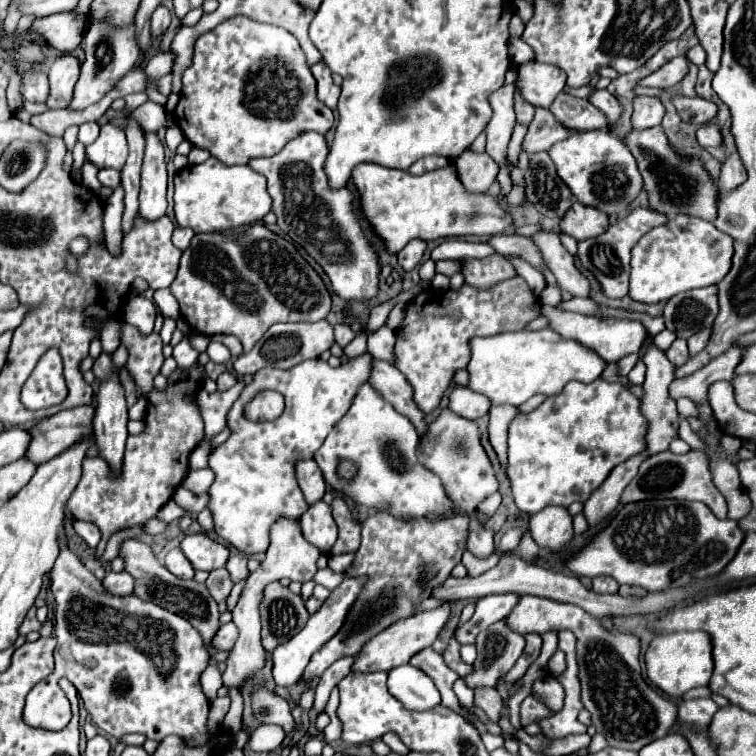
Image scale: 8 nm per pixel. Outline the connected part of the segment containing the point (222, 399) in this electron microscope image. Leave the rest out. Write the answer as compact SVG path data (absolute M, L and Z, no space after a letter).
M239 380L233 388L225 390L225 392L213 392L209 394L205 388L199 388L193 396L193 402L197 402L197 408L201 410L203 422L205 422L205 436L213 436L217 432L221 432L225 428L225 416L231 408L231 404L239 398L239 394L243 392L245 382Z

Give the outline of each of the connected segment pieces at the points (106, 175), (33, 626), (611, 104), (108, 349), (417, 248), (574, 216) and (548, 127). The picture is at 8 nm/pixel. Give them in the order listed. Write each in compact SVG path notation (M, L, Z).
M111 168L99 170L97 178L99 178L99 182L101 182L103 186L109 186L109 188L117 188L119 182L121 182L121 174L119 174L117 170L111 170Z
M31 608L31 610L27 612L23 624L19 626L19 636L27 636L27 634L33 632L33 630L41 630L41 624L39 624L37 618L35 618L35 608Z
M597 90L591 94L589 98L599 110L605 112L605 116L609 118L609 124L615 124L617 120L621 120L621 114L623 114L623 106L619 102L617 96L613 96L609 90Z
M109 320L101 328L101 348L105 354L113 354L119 346L119 320Z
M413 240L413 242L409 242L399 254L397 254L397 258L399 258L399 264L401 264L401 268L405 270L405 272L409 272L409 270L413 270L419 262L421 262L421 258L423 258L423 252L425 252L425 242L423 240Z
M575 202L561 218L559 232L569 234L577 242L581 242L585 238L595 238L603 234L607 226L609 226L609 218L605 218L605 214L587 206L579 206L579 202Z
M535 108L535 118L529 124L527 136L523 140L523 146L527 152L541 152L541 150L549 150L553 144L569 138L571 130L563 124L559 124L553 116L551 110L545 108Z

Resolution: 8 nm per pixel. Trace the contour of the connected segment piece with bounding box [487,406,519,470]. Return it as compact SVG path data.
M491 406L489 410L489 444L493 446L501 466L507 470L507 434L509 424L519 414L519 408L515 406Z

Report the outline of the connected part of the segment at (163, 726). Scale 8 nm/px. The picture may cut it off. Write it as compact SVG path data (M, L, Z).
M63 544L63 550L51 570L51 580L51 590L57 602L55 670L29 692L23 712L25 724L59 730L53 728L53 692L57 680L67 678L85 702L85 710L93 724L107 736L119 738L127 732L139 732L151 740L163 740L167 734L177 734L191 748L201 748L214 741L207 728L209 700L199 686L199 674L205 670L209 654L205 654L201 634L197 634L185 618L167 612L161 606L153 606L153 602L145 602L135 594L113 596L105 592L103 584L79 562L67 544Z

